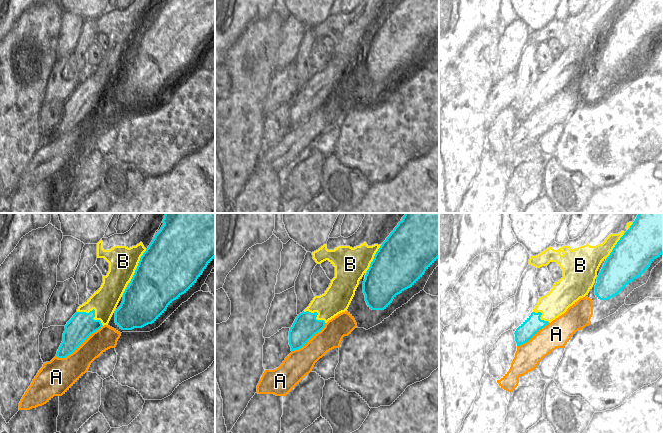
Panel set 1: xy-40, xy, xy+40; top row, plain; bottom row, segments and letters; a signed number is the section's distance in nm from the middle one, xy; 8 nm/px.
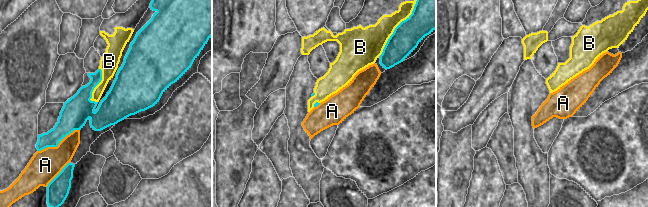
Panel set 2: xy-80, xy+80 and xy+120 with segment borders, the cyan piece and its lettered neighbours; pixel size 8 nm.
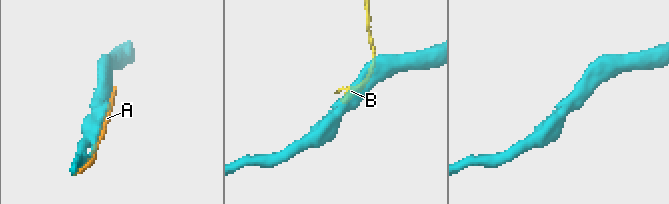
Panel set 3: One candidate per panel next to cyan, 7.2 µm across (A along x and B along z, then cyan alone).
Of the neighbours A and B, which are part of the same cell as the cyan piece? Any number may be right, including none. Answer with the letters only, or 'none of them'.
B

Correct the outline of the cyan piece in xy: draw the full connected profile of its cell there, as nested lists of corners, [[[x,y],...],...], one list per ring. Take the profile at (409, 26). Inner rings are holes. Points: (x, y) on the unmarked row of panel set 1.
[[[398,0],[386,16],[381,20],[368,22],[366,18],[354,24],[350,22],[338,22],[334,26],[328,26],[327,20],[312,28],[313,35],[317,40],[328,36],[335,43],[335,53],[324,70],[315,72],[309,82],[300,89],[289,107],[289,121],[291,127],[298,126],[305,122],[325,100],[347,87],[359,61],[364,52],[363,69],[368,83],[372,86],[384,86],[393,75],[404,66],[412,63],[425,49],[425,47],[439,34],[439,0]]]

